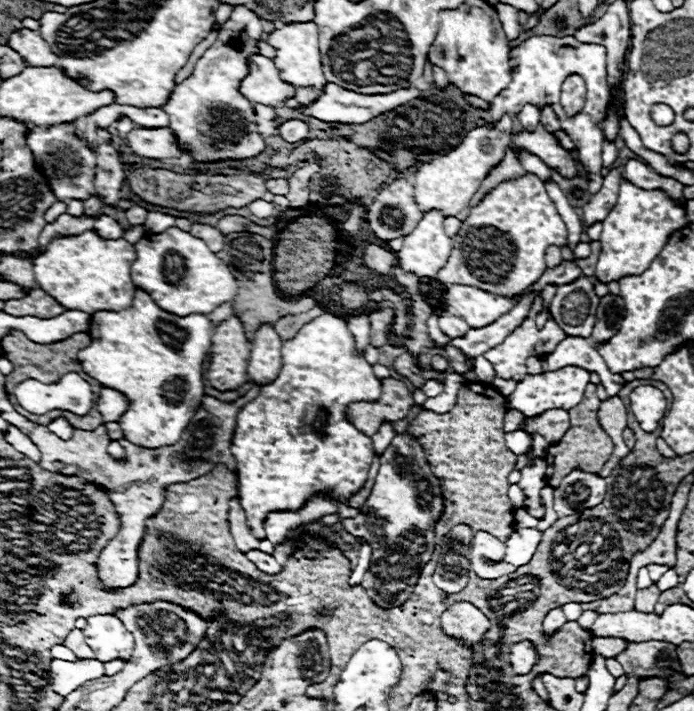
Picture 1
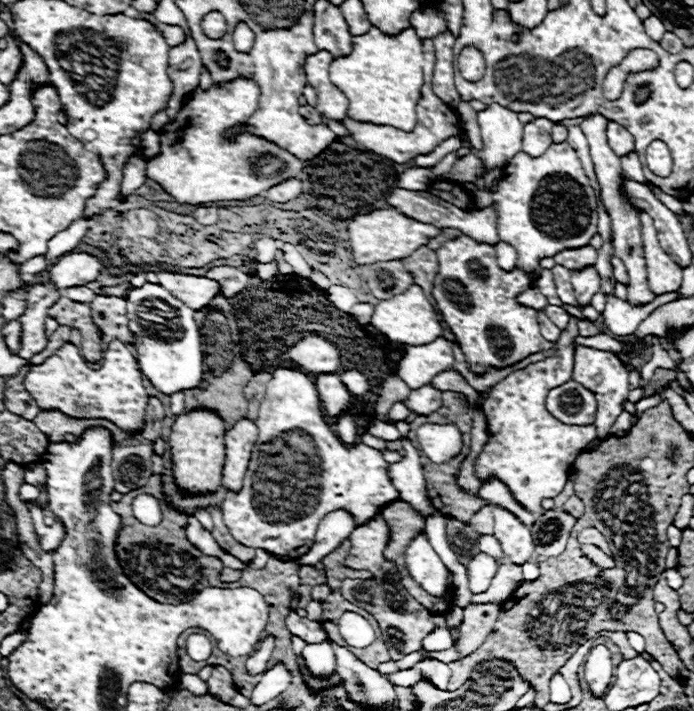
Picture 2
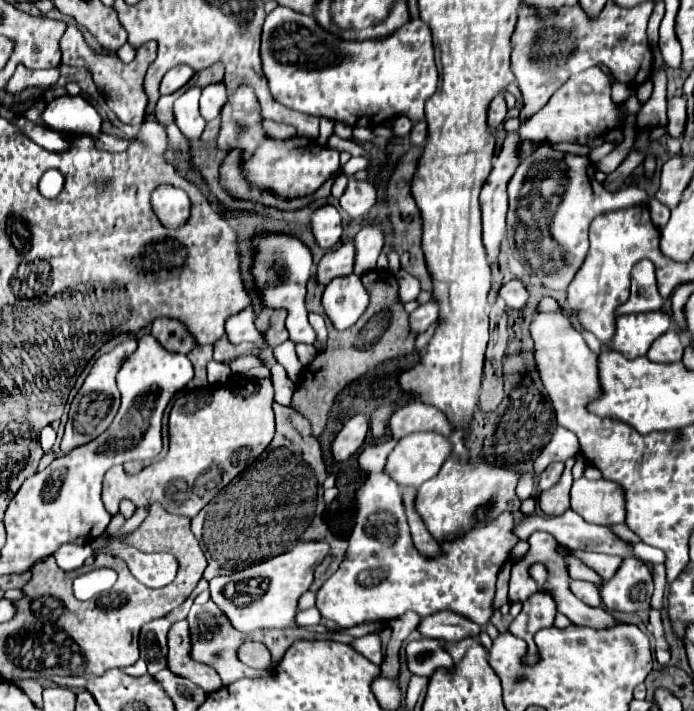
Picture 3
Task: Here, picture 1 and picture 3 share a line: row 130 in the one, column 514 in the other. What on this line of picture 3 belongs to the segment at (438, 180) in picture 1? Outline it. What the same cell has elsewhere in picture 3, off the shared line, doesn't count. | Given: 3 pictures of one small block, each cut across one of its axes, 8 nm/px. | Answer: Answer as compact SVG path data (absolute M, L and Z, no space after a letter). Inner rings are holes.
M452 454L444 462L438 476L418 488L416 510L438 542L452 540L470 528L490 524L490 520L494 520L504 510L516 512L520 508L520 498L516 496L516 484L520 476L522 472L512 468L494 466L484 460L460 460Z

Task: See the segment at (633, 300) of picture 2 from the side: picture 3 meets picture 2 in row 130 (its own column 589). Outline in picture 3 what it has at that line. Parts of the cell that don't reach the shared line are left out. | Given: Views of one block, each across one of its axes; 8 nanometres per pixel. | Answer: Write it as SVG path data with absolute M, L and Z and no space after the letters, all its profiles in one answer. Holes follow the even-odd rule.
M572 580L570 582L570 590L576 598L580 598L584 604L590 606L600 606L600 592L594 584L586 584L582 580Z

